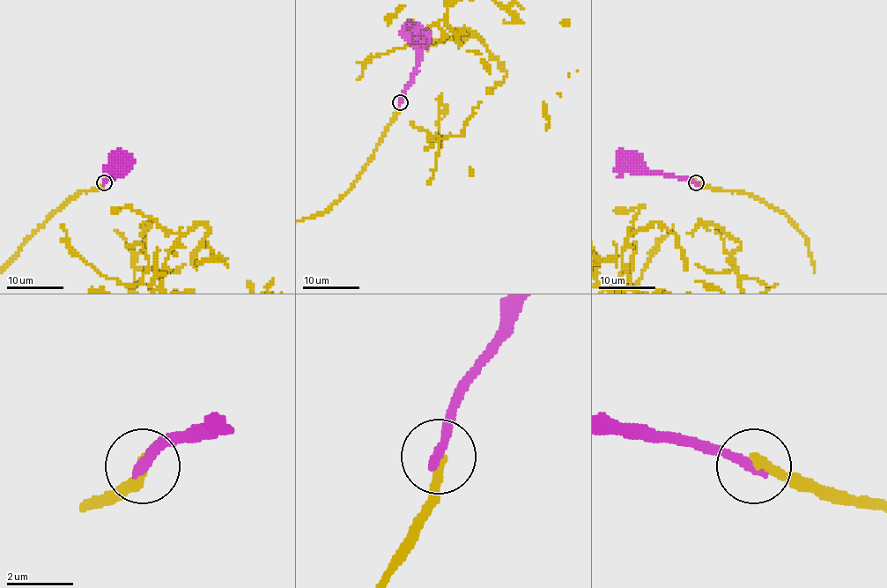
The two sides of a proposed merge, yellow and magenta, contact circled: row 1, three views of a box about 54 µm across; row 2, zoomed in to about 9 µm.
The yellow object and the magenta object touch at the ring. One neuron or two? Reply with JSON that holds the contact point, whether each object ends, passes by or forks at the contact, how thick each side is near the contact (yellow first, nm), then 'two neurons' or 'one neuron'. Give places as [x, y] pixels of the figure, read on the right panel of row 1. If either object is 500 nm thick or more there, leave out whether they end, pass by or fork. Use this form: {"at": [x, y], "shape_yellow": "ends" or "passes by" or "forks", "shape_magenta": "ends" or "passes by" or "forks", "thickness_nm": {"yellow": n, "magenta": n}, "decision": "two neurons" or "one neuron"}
{"at": [696, 182], "shape_yellow": "ends", "shape_magenta": "ends", "thickness_nm": {"yellow": 320, "magenta": 320}, "decision": "two neurons"}

